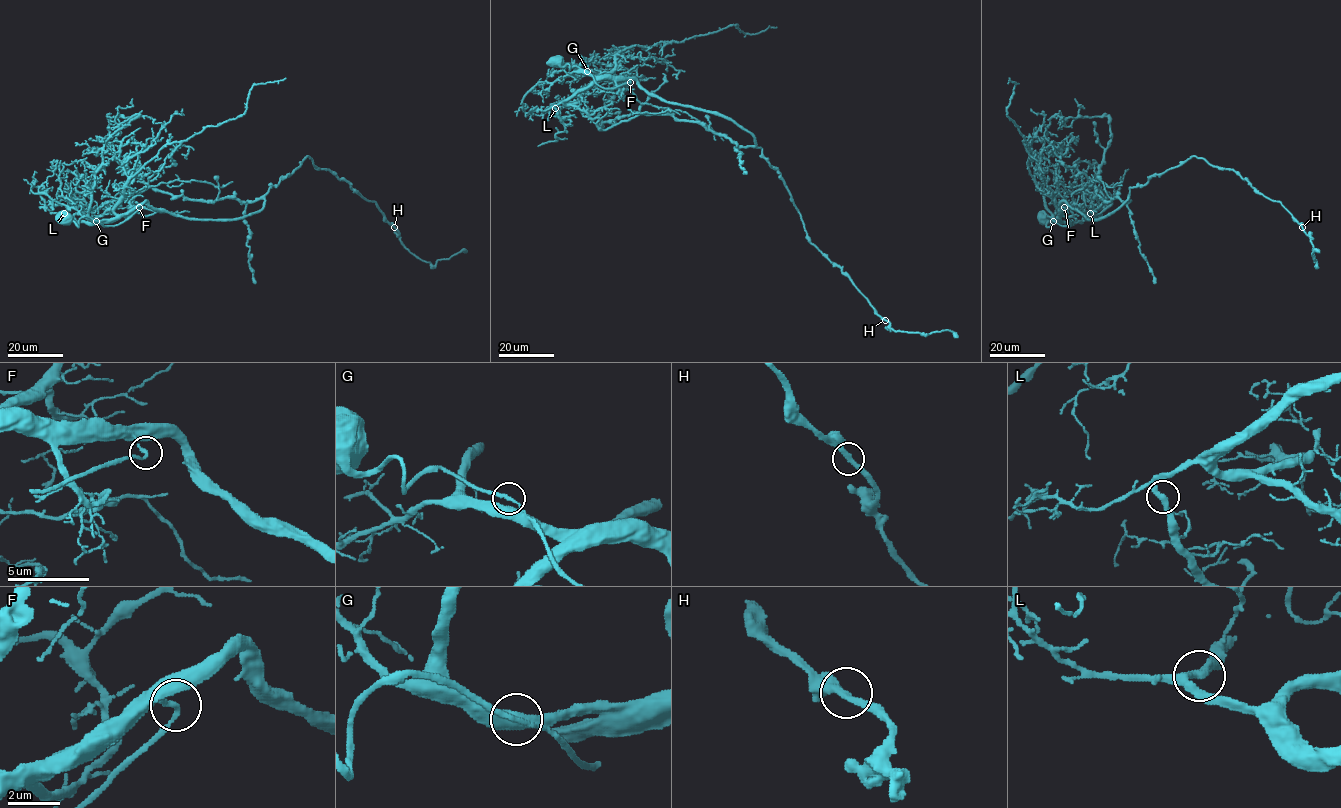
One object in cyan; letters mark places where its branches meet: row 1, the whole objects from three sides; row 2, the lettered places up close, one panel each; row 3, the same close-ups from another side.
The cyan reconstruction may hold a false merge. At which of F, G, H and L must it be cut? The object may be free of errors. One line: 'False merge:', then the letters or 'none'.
False merge: none

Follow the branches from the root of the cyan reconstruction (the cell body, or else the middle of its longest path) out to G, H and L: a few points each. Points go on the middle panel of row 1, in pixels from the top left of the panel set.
G: (732, 121), (661, 101), (648, 94), (634, 79), (609, 79), (587, 71)
H: (732, 121), (753, 136), (762, 157), (780, 175), (808, 240), (841, 268), (885, 320)
L: (732, 121), (661, 101), (648, 94), (634, 79), (596, 79), (556, 104), (555, 108)

